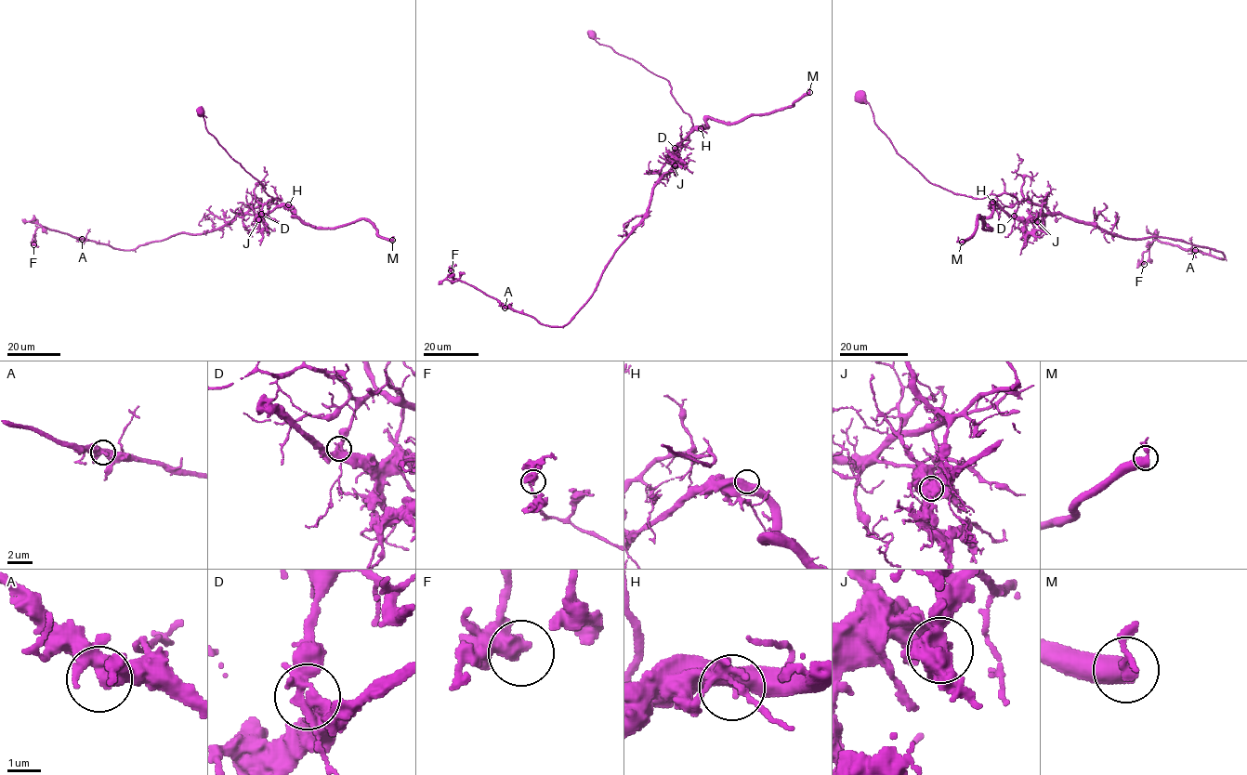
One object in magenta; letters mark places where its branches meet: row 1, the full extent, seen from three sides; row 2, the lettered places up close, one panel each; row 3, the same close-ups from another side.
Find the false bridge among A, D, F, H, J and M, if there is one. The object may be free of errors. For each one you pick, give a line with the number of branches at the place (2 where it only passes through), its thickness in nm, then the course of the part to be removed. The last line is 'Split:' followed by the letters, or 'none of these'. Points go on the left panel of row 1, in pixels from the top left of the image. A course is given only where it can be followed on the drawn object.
D: branches 2; calibre 420 nm; course (261, 215), (291, 206), (293, 216), (317, 227), (344, 226), (366, 219), (380, 235), (392, 240), (394, 236)
Split: D

